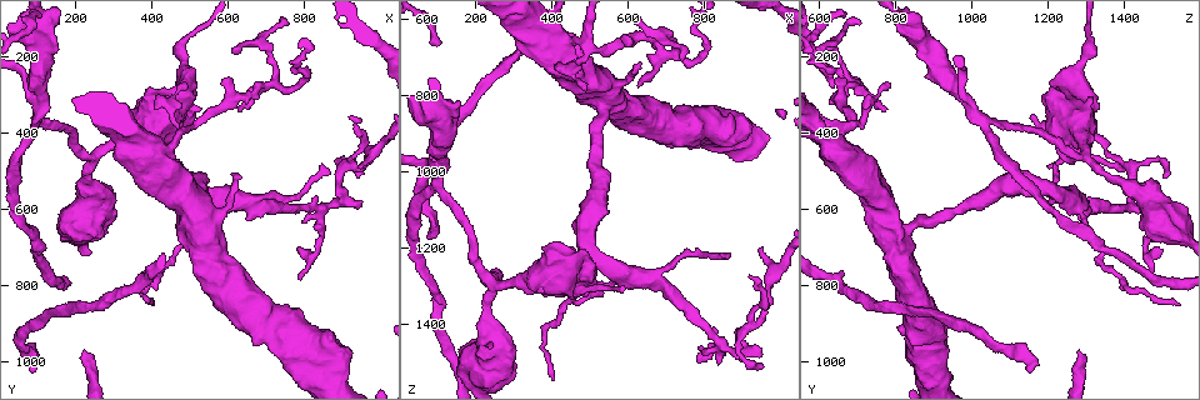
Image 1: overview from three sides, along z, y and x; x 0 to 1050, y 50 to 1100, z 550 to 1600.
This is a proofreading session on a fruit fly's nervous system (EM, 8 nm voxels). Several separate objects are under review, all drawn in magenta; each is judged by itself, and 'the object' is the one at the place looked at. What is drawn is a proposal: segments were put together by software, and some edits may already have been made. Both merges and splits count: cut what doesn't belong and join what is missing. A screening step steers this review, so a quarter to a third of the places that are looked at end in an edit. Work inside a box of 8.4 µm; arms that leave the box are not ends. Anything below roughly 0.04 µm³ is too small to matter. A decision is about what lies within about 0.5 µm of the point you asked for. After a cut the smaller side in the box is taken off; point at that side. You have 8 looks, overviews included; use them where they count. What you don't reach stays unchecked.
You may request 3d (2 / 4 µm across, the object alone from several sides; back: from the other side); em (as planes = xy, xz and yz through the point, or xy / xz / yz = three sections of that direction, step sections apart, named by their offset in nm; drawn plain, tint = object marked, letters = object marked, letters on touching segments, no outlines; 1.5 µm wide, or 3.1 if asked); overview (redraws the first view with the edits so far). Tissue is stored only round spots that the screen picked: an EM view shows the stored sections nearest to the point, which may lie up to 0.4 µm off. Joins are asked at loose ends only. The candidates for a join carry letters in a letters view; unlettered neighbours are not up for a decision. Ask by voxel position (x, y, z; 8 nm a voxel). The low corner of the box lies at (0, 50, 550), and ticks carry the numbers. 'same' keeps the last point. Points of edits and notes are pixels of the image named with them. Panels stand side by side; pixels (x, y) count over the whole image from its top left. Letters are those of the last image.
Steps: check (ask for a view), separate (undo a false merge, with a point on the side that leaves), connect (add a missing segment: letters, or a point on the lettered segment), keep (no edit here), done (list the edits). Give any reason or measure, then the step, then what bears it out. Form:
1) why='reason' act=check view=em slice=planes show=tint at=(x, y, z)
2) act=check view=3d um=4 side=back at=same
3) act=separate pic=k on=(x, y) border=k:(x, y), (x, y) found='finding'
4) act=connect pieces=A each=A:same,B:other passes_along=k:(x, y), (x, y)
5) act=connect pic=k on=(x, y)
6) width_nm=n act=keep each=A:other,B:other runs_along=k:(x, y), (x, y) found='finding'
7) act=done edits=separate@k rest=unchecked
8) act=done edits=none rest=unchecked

why='abrupt turn' act=check view=em slice=xz step=8 show=letters at=(120, 370, 1070)

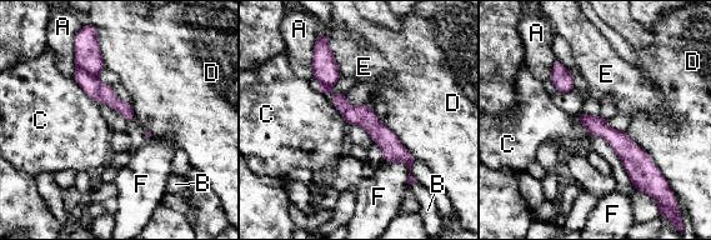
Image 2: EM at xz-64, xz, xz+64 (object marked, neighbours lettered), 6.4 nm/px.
act=separate pic=2 on=(88, 56) each=A:other,B:other,C:other,D:other,E:other,F:other border=2:(76, 69), (83, 69), (96, 76) found='a second neuron is stuck on'

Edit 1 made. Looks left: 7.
why='stops while still wide' act=check view=em slice=planes show=letters at=(405, 280, 1205)

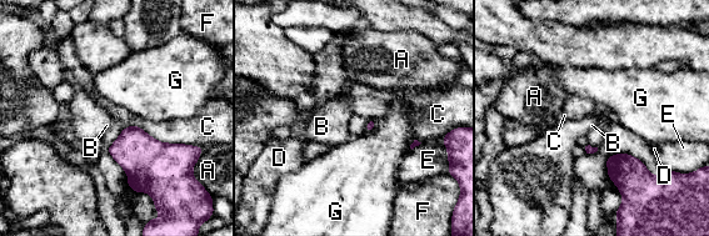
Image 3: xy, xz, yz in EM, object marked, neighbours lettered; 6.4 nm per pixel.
longest_contact=C:550nm act=keep each=A:other,B:other,C:other,D:other,E:other,F:other,G:other border=3:(375, 119), (375, 125), (365, 132) found='no lettered segment goes on from it'

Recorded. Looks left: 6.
why='free end' act=check view=em slice=planes show=letters at=(415, 300, 735)

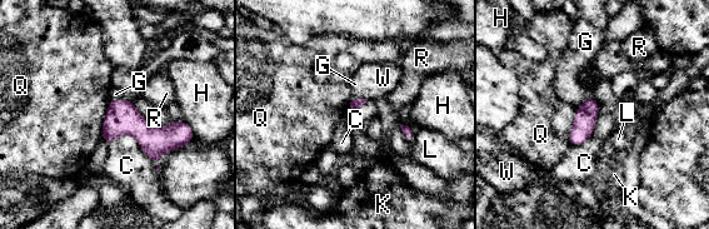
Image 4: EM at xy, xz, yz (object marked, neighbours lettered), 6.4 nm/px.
act=keep each=C:other,G:other,H:other,K:other,L:other,Q:other,R:other,W:other border=4:(351, 98), (367, 100) found='none of them fits'

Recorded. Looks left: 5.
act=done edits=separate@2 rest=unchecked

